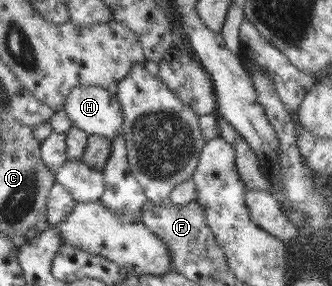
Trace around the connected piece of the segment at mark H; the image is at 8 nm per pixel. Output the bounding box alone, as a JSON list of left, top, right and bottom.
[62,86,124,140]

